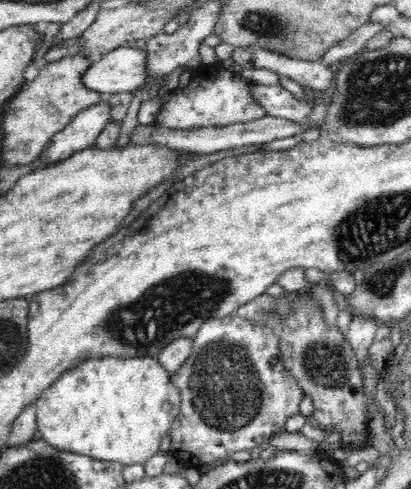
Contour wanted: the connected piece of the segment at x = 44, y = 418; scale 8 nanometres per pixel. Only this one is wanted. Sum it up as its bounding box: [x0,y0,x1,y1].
[36,356,181,464]

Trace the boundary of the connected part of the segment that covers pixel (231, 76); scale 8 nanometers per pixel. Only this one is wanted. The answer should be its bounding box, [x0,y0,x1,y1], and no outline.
[158,64,267,129]

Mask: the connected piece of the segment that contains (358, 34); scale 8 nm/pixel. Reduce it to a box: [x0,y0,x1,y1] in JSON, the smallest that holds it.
[321,22,384,69]

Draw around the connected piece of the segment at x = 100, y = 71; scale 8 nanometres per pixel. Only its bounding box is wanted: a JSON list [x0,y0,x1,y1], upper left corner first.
[83,46,147,92]

